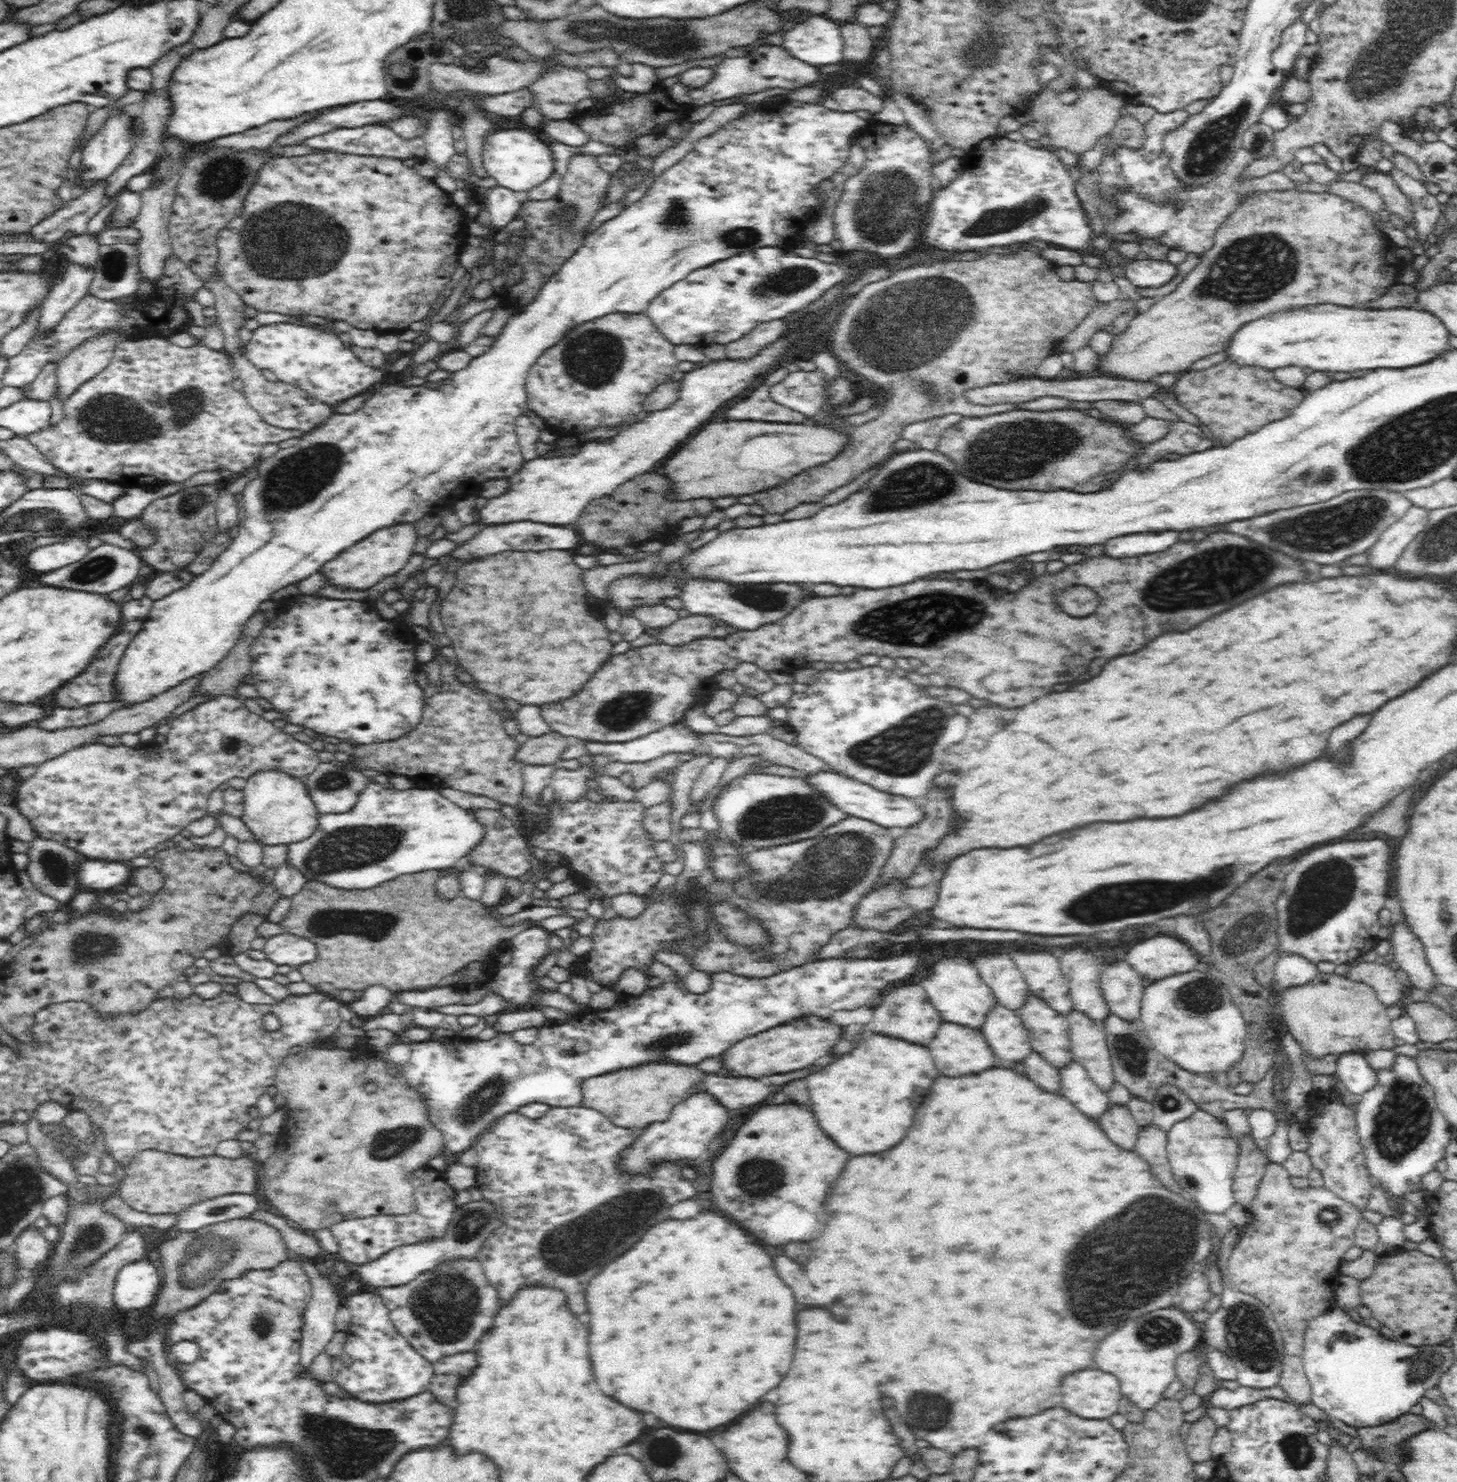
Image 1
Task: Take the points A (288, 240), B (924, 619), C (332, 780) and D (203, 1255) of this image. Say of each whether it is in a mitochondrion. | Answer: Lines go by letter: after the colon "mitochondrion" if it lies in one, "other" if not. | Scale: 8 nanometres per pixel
A: mitochondrion
B: mitochondrion
C: mitochondrion
D: mitochondrion

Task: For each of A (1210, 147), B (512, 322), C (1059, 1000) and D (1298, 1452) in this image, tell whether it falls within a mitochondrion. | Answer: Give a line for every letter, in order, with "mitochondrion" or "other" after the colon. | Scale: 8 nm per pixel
A: mitochondrion
B: other
C: other
D: mitochondrion

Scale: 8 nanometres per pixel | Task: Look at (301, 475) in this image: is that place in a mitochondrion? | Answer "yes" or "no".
yes

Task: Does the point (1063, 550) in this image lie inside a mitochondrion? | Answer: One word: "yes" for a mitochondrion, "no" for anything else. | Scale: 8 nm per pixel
no

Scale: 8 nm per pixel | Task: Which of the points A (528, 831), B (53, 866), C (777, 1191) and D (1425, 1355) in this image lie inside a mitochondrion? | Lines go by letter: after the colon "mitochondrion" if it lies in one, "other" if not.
A: other
B: mitochondrion
C: mitochondrion
D: mitochondrion

